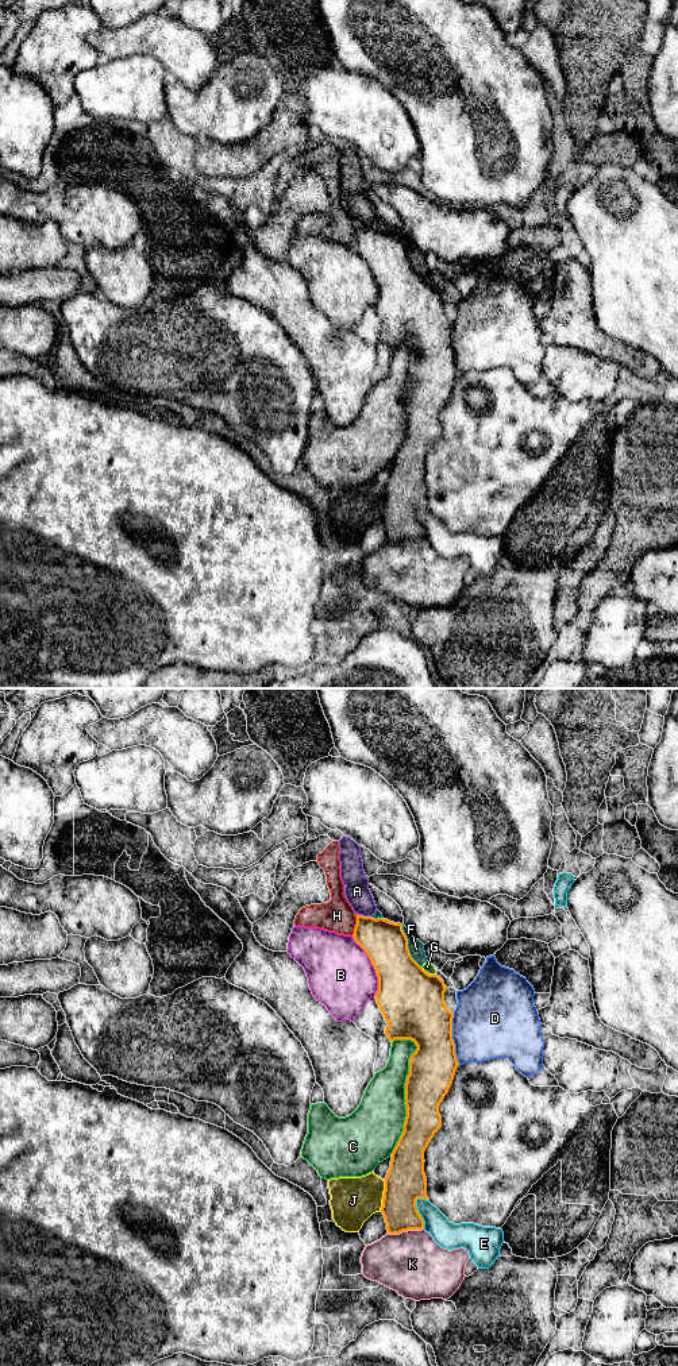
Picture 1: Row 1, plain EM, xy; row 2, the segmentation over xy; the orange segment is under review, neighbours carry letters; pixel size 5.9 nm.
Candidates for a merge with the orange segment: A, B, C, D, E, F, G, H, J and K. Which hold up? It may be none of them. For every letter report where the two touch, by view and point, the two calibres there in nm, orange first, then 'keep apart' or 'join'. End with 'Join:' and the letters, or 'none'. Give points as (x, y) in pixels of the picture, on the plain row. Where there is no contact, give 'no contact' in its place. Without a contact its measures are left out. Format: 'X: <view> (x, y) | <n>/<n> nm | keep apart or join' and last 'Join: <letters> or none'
A: xy (362, 224) | 260/150 nm | keep apart
B: xy (373, 274) | 340/400 nm | keep apart
C: xy (405, 405) | 280/320 nm | keep apart
D: xy (453, 348) | 320/440 nm | keep apart
E: xy (418, 521) | 240/160 nm | keep apart
F: xy (407, 255) | 320/90 nm | keep apart
G: xy (426, 281) | 380/60 nm | keep apart
H: xy (355, 234) | 260/190 nm | keep apart
J: xy (384, 504) | 240/280 nm | keep apart
K: xy (405, 539) | 220/380 nm | keep apart
Join: none

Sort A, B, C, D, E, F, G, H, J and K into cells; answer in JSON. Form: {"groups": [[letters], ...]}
{"groups": [["A", "F", "G"], ["B"], ["C"], ["D"], ["E"], ["H"], ["J"], ["K"]]}

